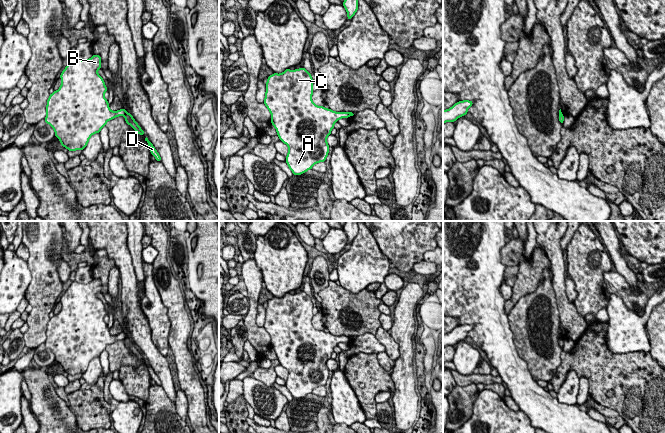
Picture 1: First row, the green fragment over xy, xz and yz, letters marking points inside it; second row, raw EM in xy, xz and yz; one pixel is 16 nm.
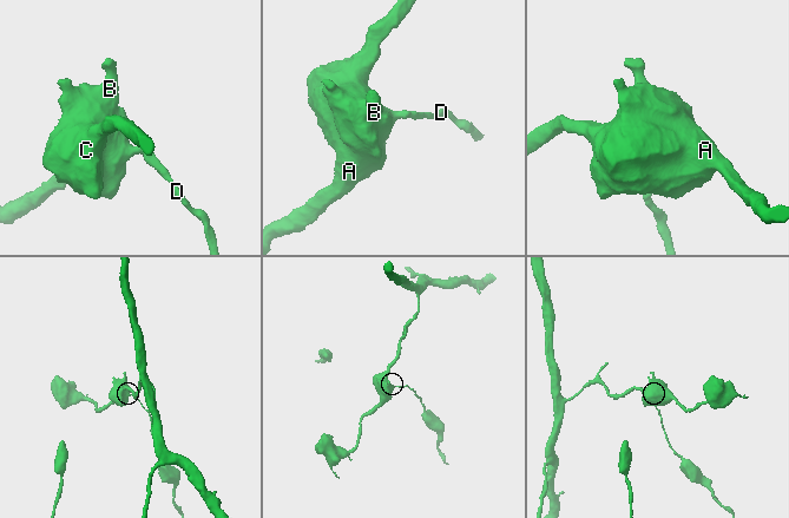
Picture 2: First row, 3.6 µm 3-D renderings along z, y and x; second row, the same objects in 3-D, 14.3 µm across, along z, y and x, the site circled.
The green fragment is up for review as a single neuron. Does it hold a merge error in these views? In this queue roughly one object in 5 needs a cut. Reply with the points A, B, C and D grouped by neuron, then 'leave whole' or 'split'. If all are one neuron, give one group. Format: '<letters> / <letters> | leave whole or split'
A B C / D | split

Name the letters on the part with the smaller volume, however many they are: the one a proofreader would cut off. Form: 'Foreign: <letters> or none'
Foreign: D

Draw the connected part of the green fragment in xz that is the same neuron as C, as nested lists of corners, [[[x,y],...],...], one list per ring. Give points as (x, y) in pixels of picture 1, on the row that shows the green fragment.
[[[303,67],[267,78],[264,104],[271,113],[271,124],[289,148],[286,163],[293,175],[303,174],[316,163],[325,162],[327,137],[339,119],[350,115],[314,104],[314,81]]]

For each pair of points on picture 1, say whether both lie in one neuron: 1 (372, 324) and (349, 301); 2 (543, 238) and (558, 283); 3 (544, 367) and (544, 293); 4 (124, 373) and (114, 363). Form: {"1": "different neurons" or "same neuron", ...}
{"1": "same neuron", "2": "same neuron", "3": "same neuron", "4": "different neurons"}

